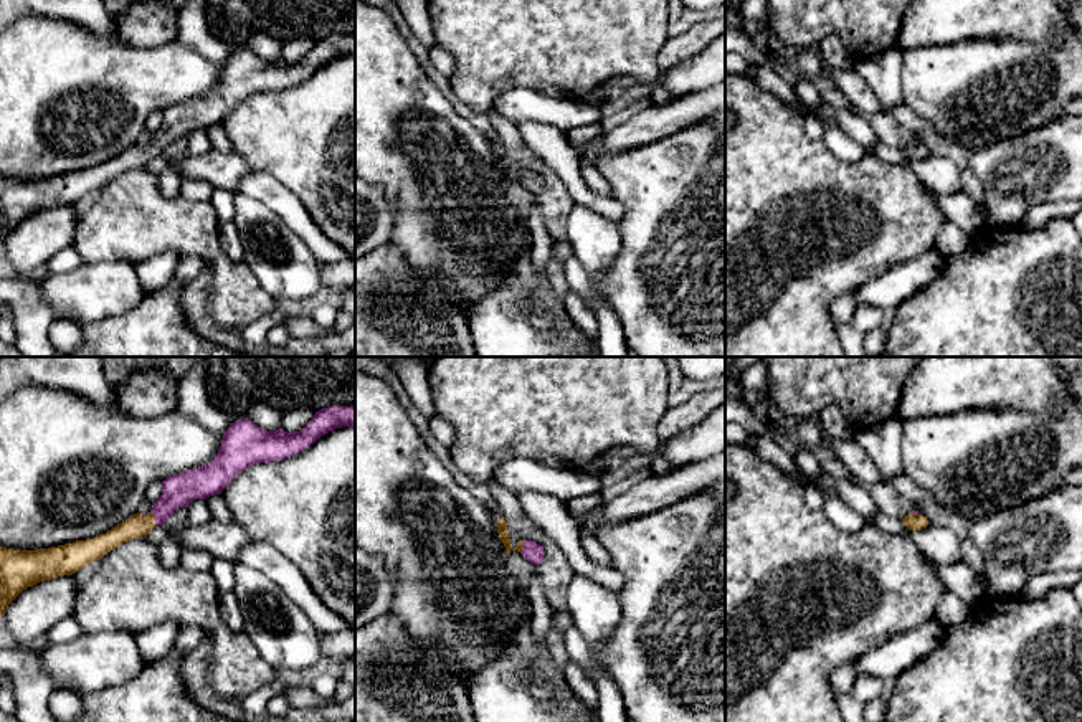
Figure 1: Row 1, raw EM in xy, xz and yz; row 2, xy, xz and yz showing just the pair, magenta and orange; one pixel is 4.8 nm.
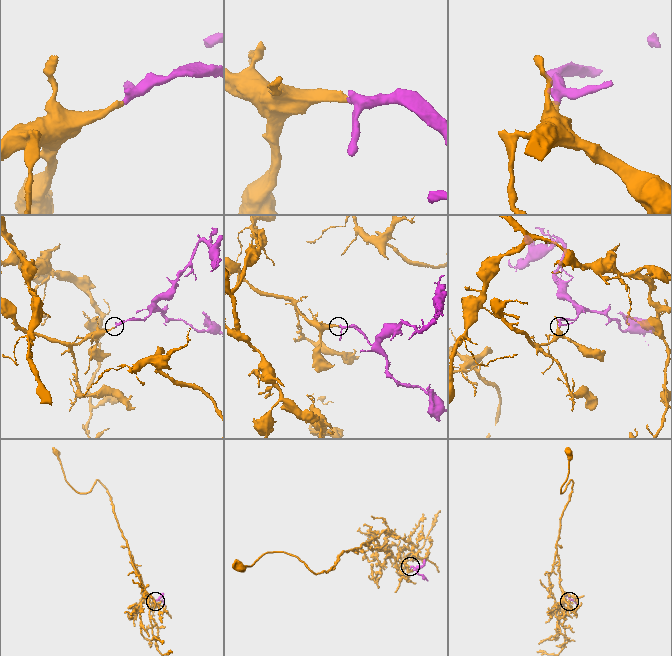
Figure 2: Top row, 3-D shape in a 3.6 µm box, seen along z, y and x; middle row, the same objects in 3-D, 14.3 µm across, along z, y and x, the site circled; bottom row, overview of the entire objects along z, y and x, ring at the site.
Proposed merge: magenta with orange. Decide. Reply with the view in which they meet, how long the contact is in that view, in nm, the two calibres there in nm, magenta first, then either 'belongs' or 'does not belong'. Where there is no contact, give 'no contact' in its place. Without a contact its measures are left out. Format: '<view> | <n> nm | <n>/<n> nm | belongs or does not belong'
xy | 80 nm | 160/110 nm | belongs

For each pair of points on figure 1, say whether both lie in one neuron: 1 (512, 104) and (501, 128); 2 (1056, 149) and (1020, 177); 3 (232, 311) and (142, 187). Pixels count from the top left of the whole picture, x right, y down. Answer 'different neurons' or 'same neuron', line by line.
1: different neurons
2: same neuron
3: same neuron

